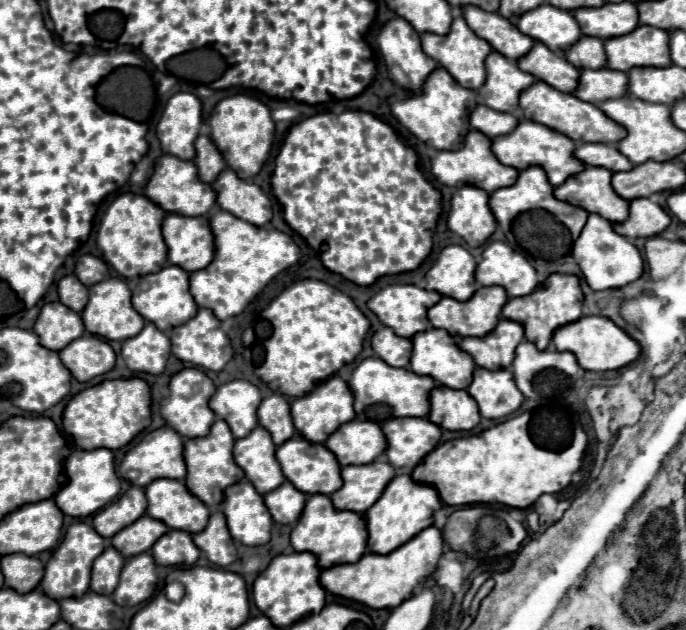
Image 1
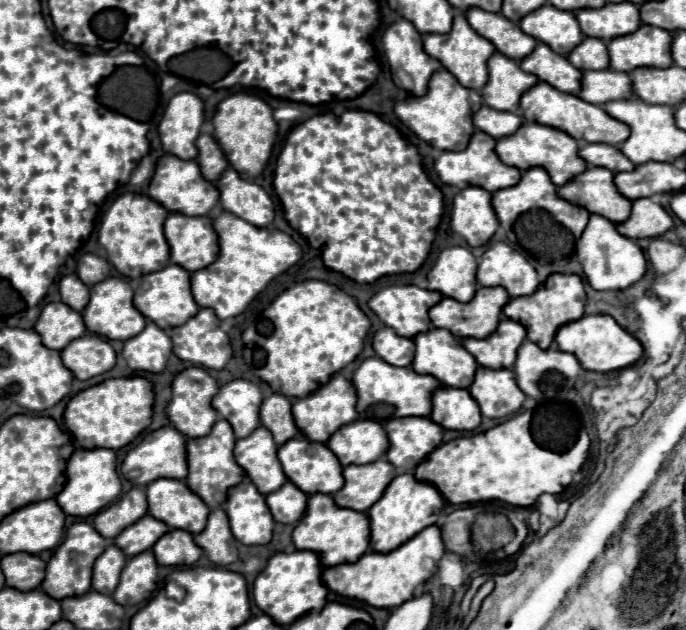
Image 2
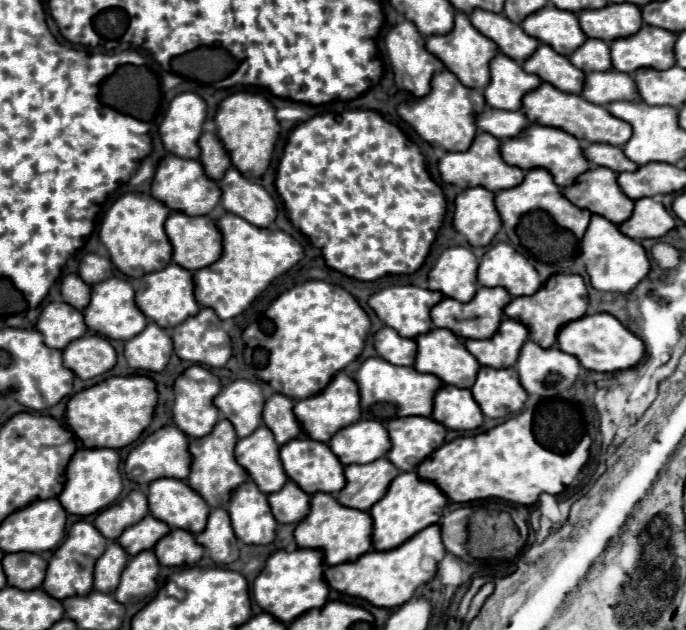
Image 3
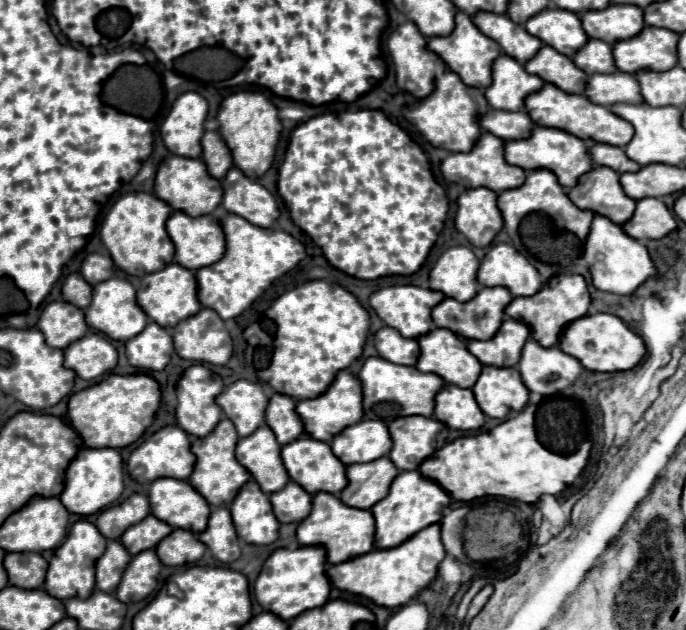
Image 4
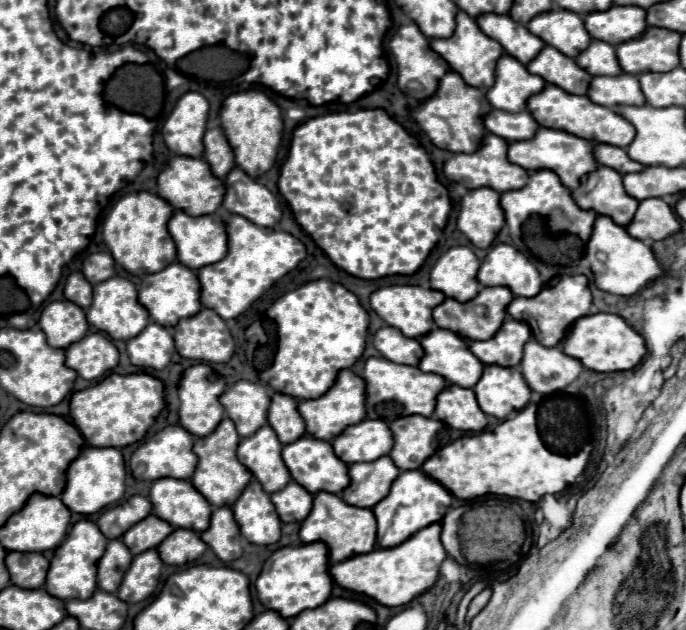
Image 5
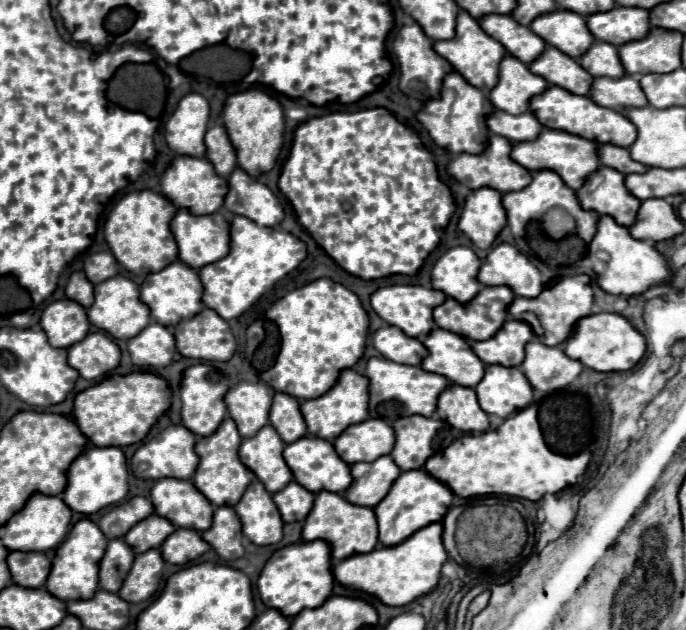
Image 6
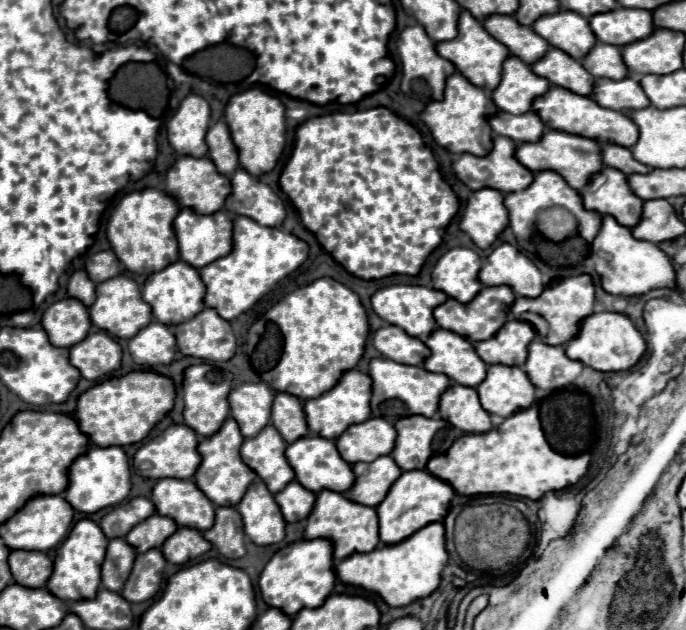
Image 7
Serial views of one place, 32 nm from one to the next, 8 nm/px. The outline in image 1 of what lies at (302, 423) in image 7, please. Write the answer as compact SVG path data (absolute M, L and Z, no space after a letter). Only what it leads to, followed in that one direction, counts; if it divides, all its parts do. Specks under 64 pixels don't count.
M272 394L262 400L258 408L258 420L272 434L276 446L284 444L296 434L290 416L290 402L282 394Z

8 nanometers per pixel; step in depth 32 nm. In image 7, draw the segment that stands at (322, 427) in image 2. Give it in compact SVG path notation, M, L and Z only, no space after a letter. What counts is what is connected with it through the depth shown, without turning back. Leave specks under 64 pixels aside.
M360 370L344 372L340 382L332 390L324 392L318 398L304 402L304 412L306 412L310 432L314 432L322 438L328 438L328 440L336 440L348 426L360 424L370 418L368 396L372 396L372 392L368 392L368 374L364 374Z

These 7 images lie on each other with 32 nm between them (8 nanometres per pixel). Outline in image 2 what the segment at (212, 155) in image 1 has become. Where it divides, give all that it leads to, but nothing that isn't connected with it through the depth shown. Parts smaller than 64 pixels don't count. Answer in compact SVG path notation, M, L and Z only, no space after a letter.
M202 134L198 138L196 146L200 150L196 162L200 164L204 178L210 180L210 182L216 182L222 176L224 168L228 166L228 160L226 160L222 148L216 144L216 140L214 140L212 134Z

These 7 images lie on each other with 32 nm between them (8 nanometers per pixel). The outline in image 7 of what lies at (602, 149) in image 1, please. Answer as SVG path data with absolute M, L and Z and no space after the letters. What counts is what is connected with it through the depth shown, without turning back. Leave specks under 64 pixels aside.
M608 144L608 146L604 146L604 150L602 150L602 160L604 160L604 164L606 166L612 166L612 168L618 168L618 170L622 170L624 174L648 174L650 172L650 166L646 166L646 164L640 164L634 156L632 156L632 152L630 152L630 148L624 148L624 146L618 146L618 144Z

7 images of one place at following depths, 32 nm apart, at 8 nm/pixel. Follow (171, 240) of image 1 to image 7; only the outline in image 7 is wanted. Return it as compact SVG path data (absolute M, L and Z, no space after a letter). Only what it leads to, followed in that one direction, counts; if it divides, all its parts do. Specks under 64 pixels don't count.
M182 208L174 222L174 230L180 244L180 258L192 264L194 268L202 268L232 252L232 218L226 212L204 216L204 214L196 214L190 208Z

